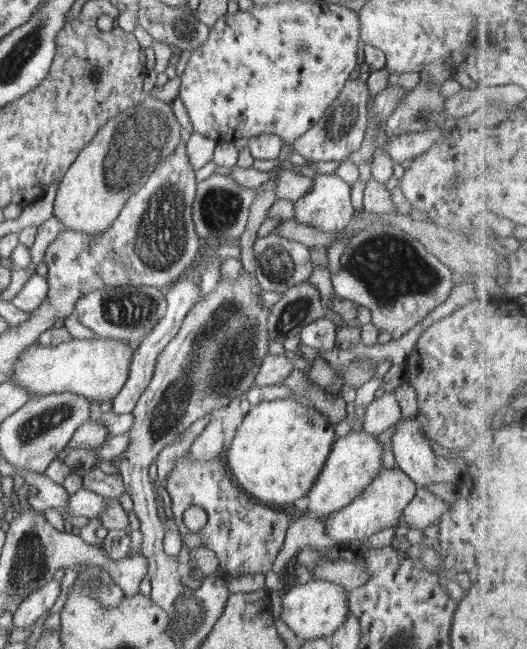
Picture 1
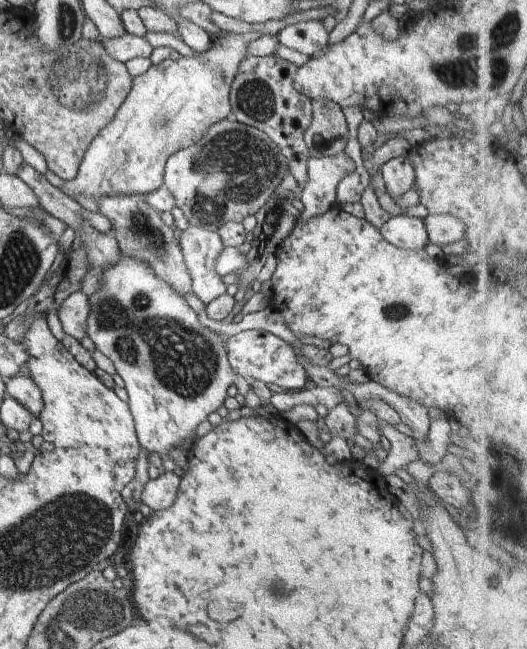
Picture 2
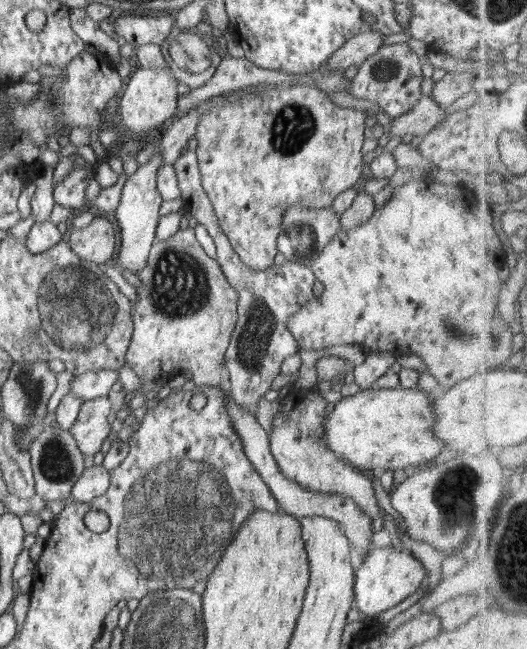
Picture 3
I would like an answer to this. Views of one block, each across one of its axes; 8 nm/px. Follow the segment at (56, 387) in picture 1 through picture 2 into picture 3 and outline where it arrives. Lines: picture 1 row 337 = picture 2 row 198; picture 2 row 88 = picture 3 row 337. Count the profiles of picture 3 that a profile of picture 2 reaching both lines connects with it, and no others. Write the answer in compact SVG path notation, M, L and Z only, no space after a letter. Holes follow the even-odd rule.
M178 229L164 240L155 239L146 266L138 272L140 286L136 288L137 301L132 306L133 333L127 348L125 362L141 378L141 382L158 381L160 376L174 376L190 372L196 387L222 385L222 365L225 352L236 326L237 292L230 286L217 259L206 255L194 235L194 229Z

